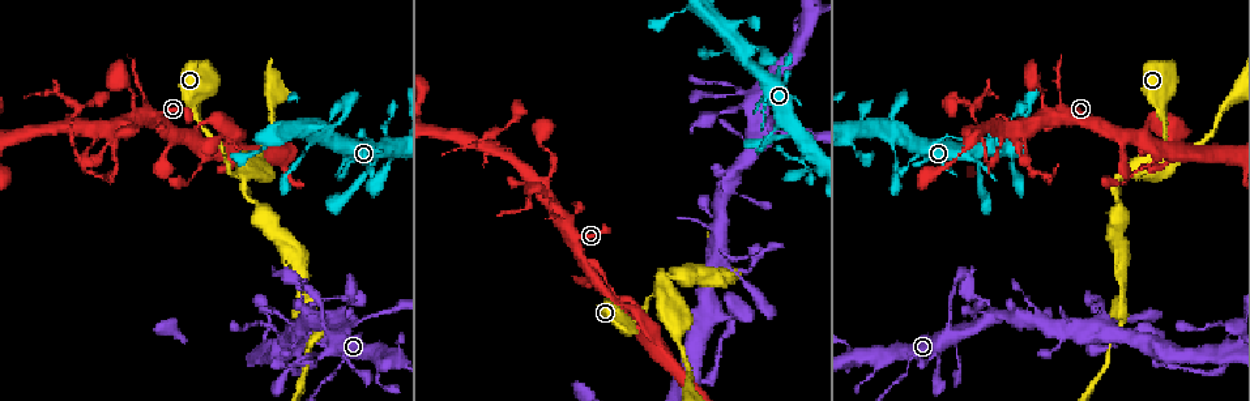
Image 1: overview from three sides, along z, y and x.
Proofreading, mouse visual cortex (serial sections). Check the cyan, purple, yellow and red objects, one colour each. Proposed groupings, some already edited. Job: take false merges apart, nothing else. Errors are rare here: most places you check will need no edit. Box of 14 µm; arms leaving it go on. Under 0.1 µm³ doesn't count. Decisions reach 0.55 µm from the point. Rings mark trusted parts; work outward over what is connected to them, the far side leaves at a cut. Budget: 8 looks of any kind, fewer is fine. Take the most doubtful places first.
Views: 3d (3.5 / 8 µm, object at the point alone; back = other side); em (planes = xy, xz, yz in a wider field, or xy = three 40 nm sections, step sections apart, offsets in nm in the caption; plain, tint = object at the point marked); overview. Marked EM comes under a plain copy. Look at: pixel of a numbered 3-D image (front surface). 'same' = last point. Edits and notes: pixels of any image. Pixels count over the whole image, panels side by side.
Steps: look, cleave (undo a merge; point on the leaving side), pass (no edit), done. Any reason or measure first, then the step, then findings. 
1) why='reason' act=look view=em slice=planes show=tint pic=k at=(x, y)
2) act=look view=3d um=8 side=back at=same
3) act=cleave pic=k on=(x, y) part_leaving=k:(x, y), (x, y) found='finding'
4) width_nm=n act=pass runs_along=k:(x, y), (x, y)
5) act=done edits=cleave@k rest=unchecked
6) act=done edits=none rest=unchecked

why='abrupt turn' act=look view=3d um=8 pic=1 at=(990, 160)

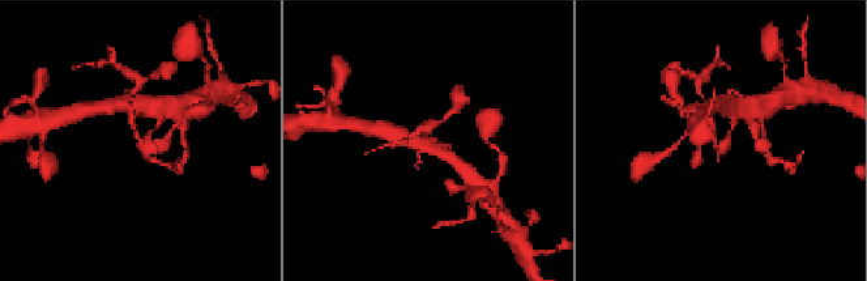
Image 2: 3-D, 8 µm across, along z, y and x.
act=look view=em slice=xy step=1 show=tint pic=2 at=(721, 143)

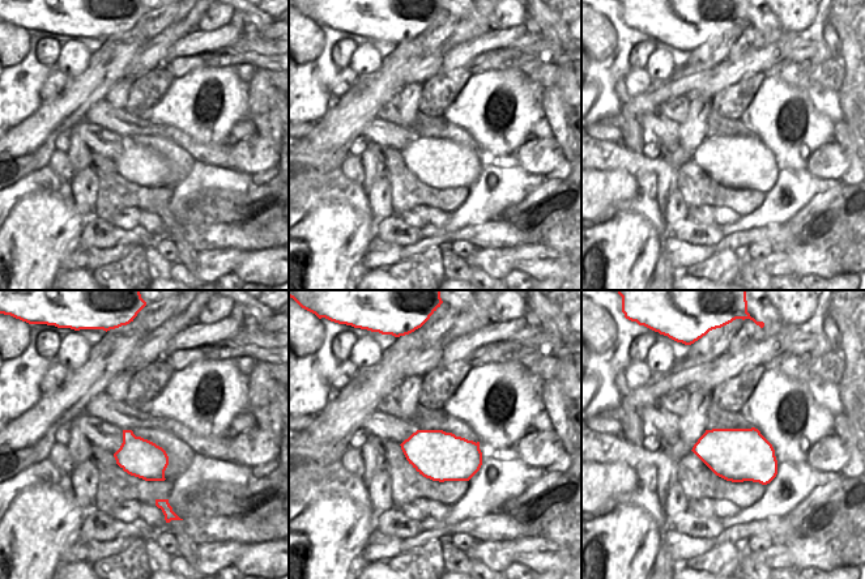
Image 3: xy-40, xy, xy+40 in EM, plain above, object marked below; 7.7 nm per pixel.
act=pass runs_along=2:(451, 157), (423, 133) found='one cell here'

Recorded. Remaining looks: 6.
why='side arm on a straight run' act=look view=3d um=3.5 pic=1 at=(240, 173)

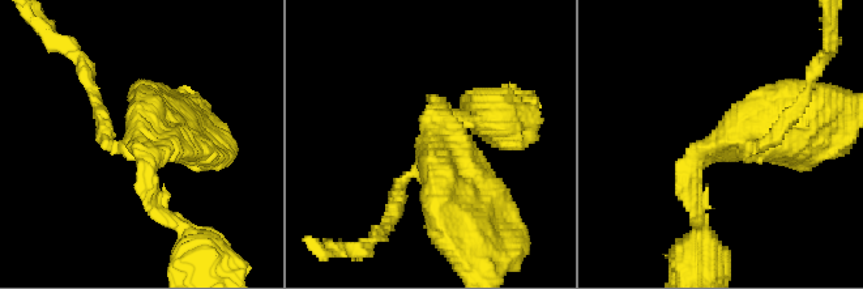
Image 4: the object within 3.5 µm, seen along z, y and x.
why='shape alone is not enough' act=look view=em slice=xy step=5 show=tint pic=4 at=(138, 138)

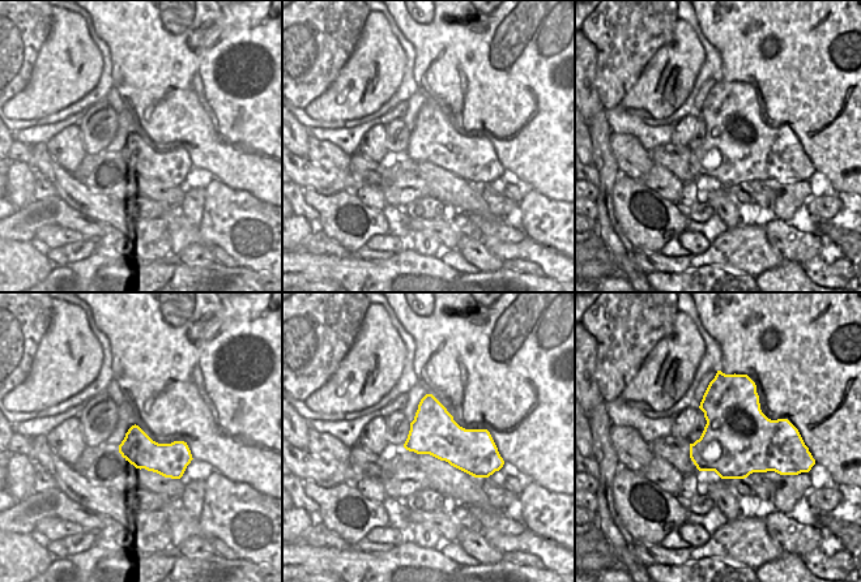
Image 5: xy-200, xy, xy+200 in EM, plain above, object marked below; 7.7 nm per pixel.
why='another direction' act=look view=em slice=planes show=tint at=same

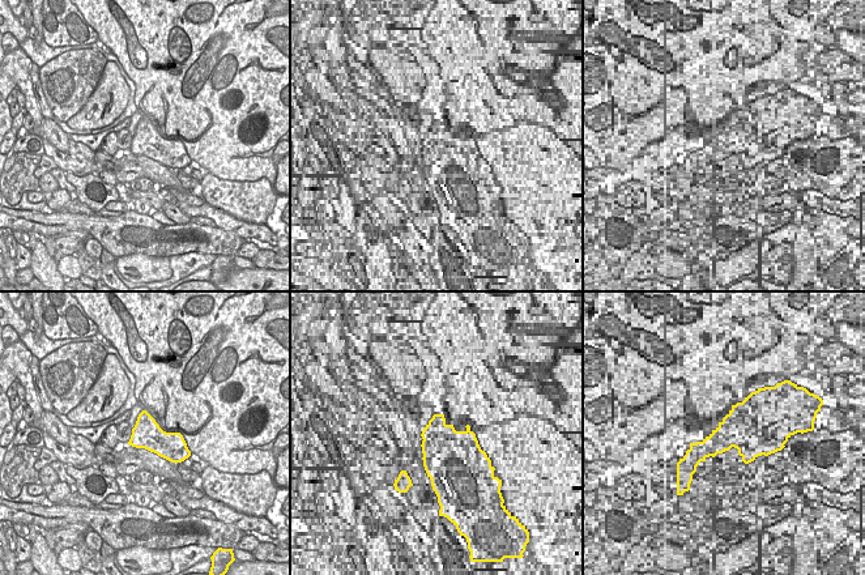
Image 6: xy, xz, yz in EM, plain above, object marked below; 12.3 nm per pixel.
act=pass runs_along=4:(804, 103), (767, 144), (706, 148), (690, 181) found='continuous, no second cell'

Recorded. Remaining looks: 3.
why='a narrow waist' act=look view=3d um=3.5 pic=1 at=(1124, 285)

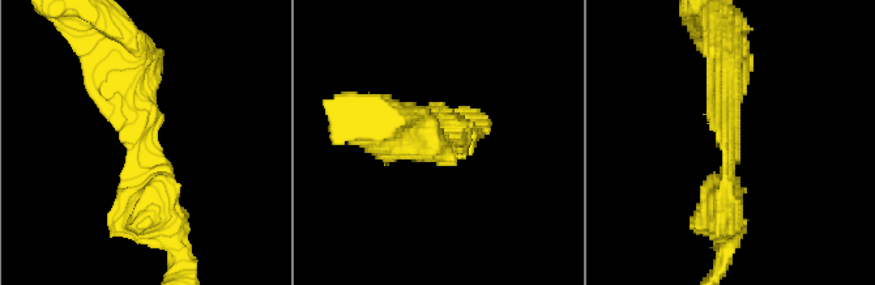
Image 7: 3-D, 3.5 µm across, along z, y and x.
arm_widths_nm=350,400 why='need the tissue' act=look view=em slice=xy step=3 show=tint pic=7 at=(730, 145)

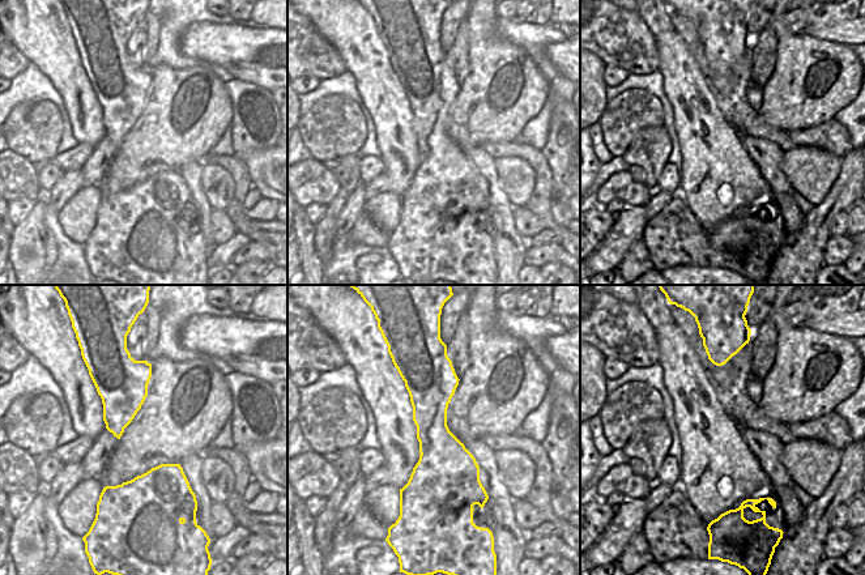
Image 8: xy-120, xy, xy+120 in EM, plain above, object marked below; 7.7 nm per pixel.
act=pass found='continuous, no second cell'

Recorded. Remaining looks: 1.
act=done edits=none rest=unchecked

